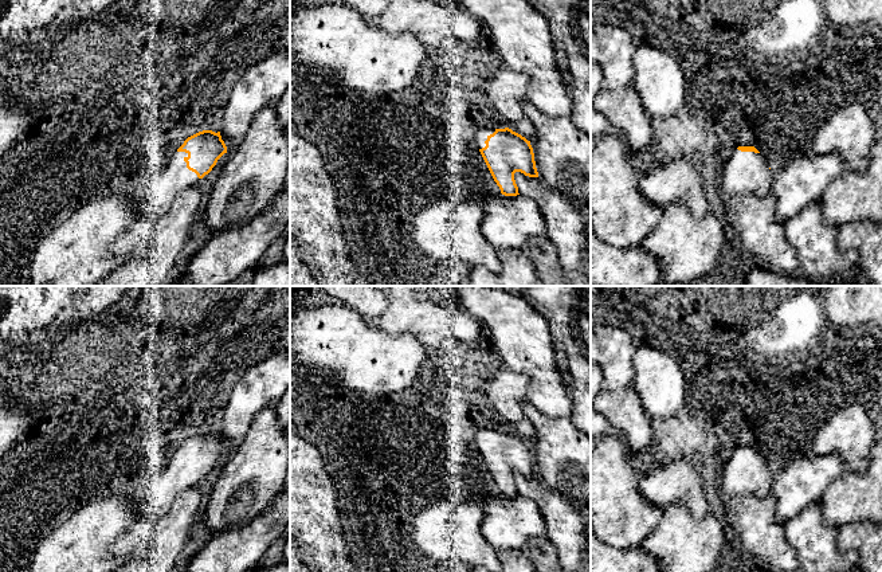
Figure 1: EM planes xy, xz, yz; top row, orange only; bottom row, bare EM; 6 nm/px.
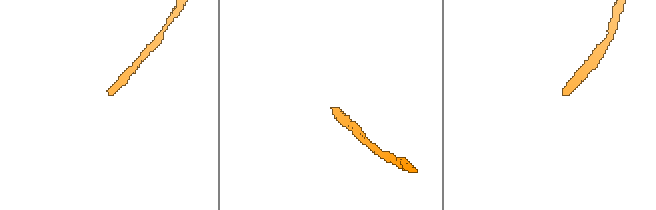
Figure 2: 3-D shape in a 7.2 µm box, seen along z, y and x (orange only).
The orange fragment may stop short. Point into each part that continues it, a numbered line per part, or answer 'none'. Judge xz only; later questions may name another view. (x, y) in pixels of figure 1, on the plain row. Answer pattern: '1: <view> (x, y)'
1: xz (482, 434)

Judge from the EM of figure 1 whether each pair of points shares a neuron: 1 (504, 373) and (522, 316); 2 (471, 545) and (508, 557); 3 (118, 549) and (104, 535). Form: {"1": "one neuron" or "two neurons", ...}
{"1": "two neurons", "2": "two neurons", "3": "two neurons"}

